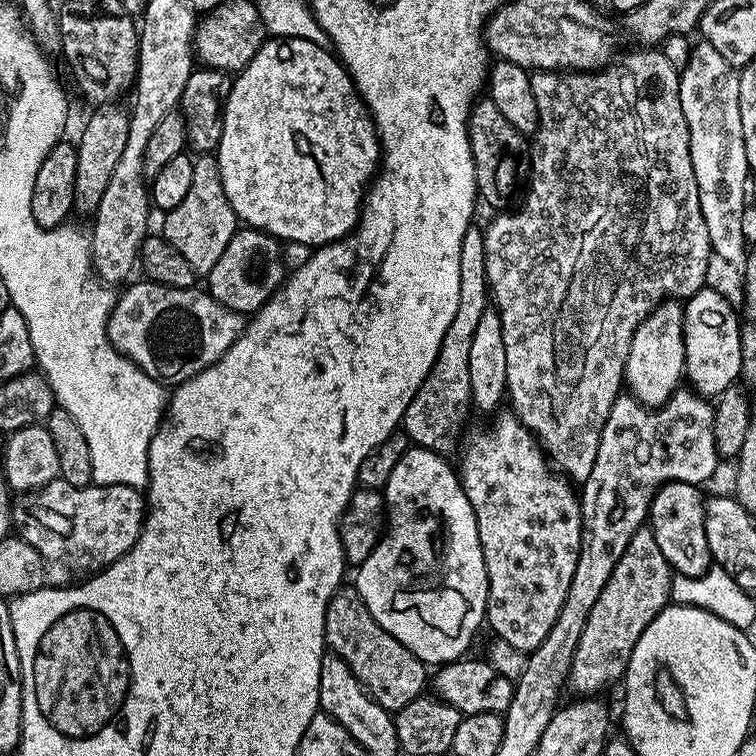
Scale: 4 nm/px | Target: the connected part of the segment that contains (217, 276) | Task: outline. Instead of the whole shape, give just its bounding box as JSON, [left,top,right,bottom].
[206,227,286,314]

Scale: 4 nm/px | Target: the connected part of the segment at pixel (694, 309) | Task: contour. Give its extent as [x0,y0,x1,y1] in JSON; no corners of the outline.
[684,286,744,398]

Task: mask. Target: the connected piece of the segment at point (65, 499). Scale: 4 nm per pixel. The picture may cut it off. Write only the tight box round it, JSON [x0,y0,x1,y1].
[12,478,146,586]

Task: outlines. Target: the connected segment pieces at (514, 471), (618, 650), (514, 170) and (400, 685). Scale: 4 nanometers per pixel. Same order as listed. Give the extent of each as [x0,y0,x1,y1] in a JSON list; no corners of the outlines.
[[458,411,582,654],[567,527,673,697],[468,98,530,210],[324,587,430,713]]

